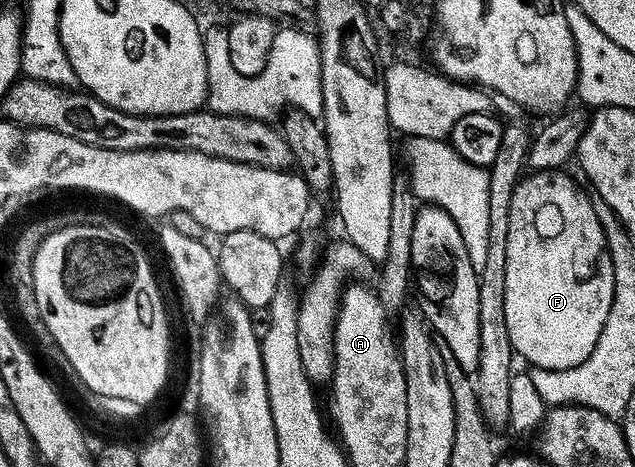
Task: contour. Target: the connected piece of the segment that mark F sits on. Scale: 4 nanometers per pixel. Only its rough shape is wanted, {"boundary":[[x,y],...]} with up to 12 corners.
{"boundary":[[561,169],[513,187],[505,313],[518,358],[595,347],[613,264]]}

